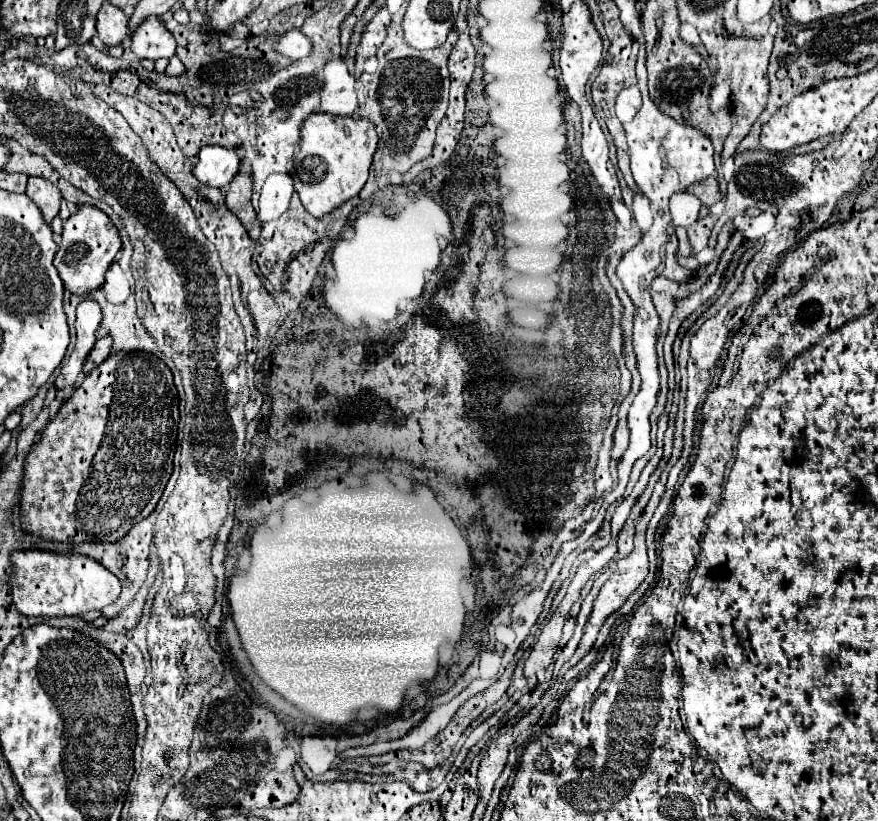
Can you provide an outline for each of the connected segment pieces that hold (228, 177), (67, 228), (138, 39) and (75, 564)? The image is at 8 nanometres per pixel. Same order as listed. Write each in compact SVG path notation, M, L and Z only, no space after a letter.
M221 145L201 147L197 155L197 163L193 167L193 175L209 185L209 187L225 187L239 173L241 159L235 149L227 149Z
M79 205L75 215L63 221L63 241L55 255L55 267L71 293L85 295L105 283L105 273L121 249L119 231L113 221L97 207Z
M147 17L131 35L131 51L139 59L171 59L175 55L175 37L159 17Z
M37 547L17 549L11 553L11 563L13 573L9 577L9 585L13 603L27 617L83 615L111 605L121 593L121 581L99 561L81 553L63 555L55 551L41 551Z

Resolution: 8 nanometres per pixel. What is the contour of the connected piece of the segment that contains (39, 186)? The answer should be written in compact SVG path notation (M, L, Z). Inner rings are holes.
M29 177L25 193L27 193L27 197L31 197L37 203L45 221L51 223L51 219L59 213L59 201L61 201L59 187L53 185L51 181L47 181L47 179Z

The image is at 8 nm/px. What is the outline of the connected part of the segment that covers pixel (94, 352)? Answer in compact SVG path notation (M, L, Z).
M103 335L97 339L95 347L91 349L91 355L87 357L87 363L83 367L83 373L87 375L89 371L93 371L99 363L103 363L109 355L111 355L111 345L113 345L113 339L109 335Z

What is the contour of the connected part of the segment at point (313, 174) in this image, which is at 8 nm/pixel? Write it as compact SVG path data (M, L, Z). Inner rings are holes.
M313 113L305 119L301 129L301 147L293 159L291 177L303 207L313 217L325 217L363 189L377 151L377 141L377 131L367 119L335 117L327 113Z

